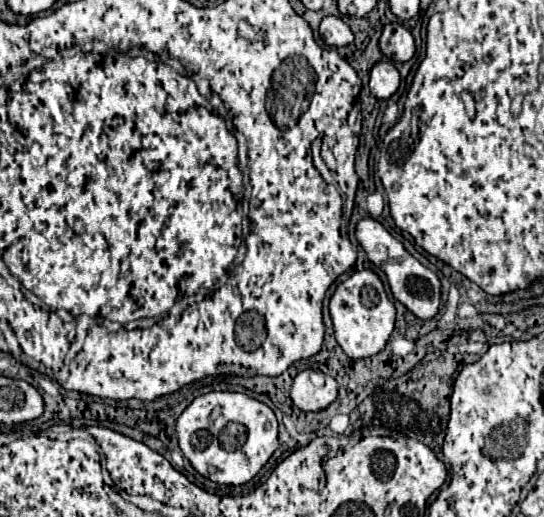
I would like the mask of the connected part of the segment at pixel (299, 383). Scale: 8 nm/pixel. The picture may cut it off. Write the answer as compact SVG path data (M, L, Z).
M303 370L291 386L291 400L303 412L325 410L337 398L337 382L331 376L315 370Z

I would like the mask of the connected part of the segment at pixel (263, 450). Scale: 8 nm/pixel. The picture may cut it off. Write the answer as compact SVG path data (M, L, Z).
M209 392L195 398L177 420L177 438L193 468L211 482L247 484L277 448L277 418L273 410L241 392Z

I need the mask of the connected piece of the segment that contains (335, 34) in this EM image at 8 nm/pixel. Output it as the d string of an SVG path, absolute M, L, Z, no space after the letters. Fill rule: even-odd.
M325 16L321 20L319 32L329 46L349 46L353 42L353 32L351 28L339 18L339 16Z

